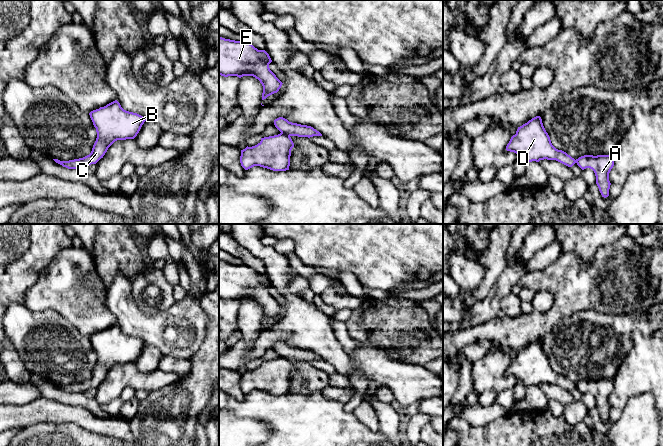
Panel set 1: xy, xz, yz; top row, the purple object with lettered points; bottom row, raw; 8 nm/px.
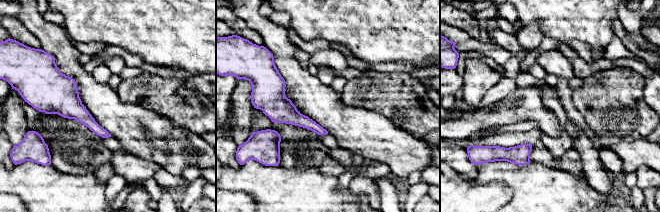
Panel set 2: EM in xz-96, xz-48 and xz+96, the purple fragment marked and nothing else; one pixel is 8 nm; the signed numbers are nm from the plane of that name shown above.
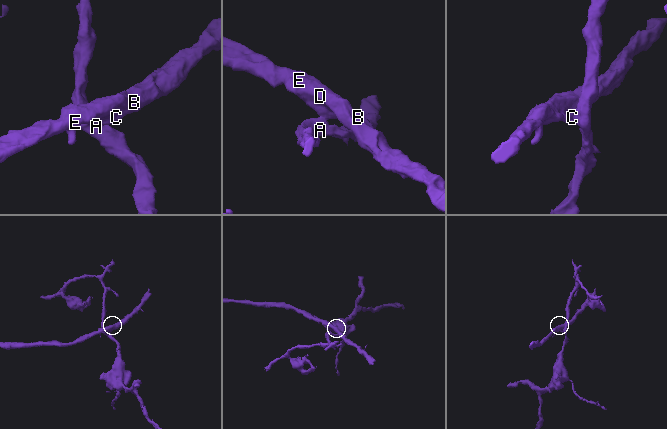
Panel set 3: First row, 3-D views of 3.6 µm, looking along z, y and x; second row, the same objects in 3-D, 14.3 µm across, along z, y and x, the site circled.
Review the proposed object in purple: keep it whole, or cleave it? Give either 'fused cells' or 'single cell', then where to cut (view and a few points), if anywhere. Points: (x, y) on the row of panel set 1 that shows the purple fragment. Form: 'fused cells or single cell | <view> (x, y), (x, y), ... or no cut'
fused cells | xz (281, 132), (289, 136)

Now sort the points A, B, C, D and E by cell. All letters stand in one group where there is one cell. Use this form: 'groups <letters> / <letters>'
groups A / B C D E

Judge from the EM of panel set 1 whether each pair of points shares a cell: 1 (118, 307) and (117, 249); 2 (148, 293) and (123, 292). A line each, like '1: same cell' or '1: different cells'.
1: different cells
2: different cells

